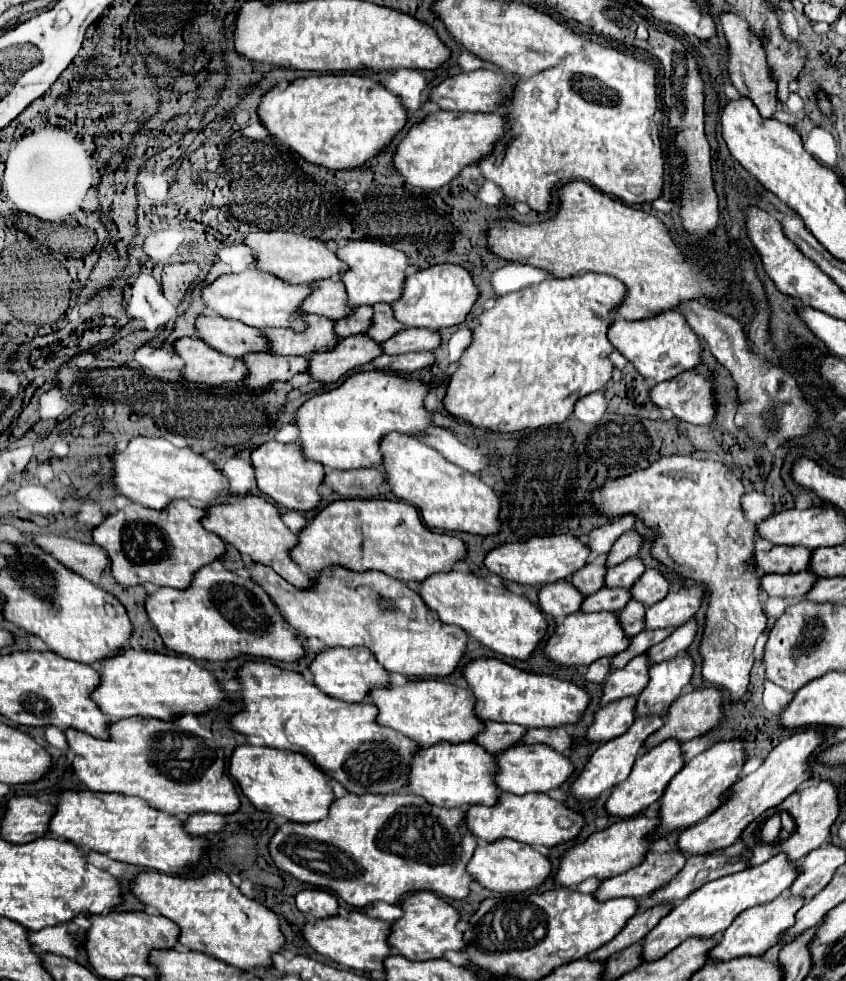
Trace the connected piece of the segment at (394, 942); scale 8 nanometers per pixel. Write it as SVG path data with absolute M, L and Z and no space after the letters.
M419 891L409 895L403 903L403 917L393 921L391 933L389 933L389 947L411 959L411 961L427 961L427 959L439 959L445 951L459 951L463 949L463 935L457 931L459 911L453 909L445 899L431 891Z

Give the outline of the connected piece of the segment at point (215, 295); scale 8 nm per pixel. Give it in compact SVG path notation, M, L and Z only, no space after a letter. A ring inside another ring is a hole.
M243 271L231 275L219 275L213 283L203 283L201 299L207 305L207 311L221 315L225 319L241 321L249 327L291 327L303 331L305 323L297 319L299 303L311 293L311 285L291 285L281 279L261 273L261 271Z

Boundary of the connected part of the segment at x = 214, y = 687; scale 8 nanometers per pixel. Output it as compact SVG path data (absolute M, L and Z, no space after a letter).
M125 647L121 653L117 651L117 655L101 661L99 675L101 683L91 691L91 699L111 719L139 715L167 721L183 713L203 713L227 699L219 689L217 679L193 659L183 655L167 655L149 649L137 651L133 647Z

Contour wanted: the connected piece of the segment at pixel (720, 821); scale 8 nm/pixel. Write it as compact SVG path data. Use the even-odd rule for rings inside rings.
M801 731L791 735L789 739L781 741L763 761L763 765L749 773L747 777L739 779L729 791L723 803L703 821L687 827L677 841L677 849L681 853L689 855L701 855L701 851L717 851L717 847L729 847L729 843L735 843L741 835L741 831L757 819L765 809L775 807L783 803L805 779L809 779L809 755L815 753L815 749L821 743L821 733L817 731Z

